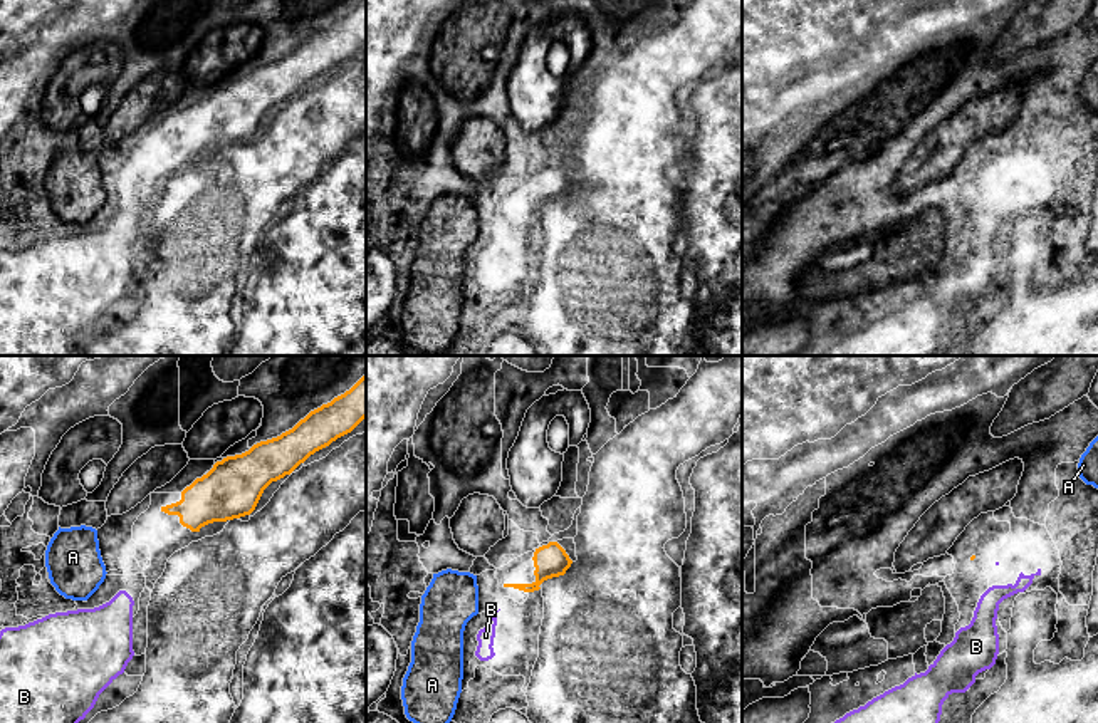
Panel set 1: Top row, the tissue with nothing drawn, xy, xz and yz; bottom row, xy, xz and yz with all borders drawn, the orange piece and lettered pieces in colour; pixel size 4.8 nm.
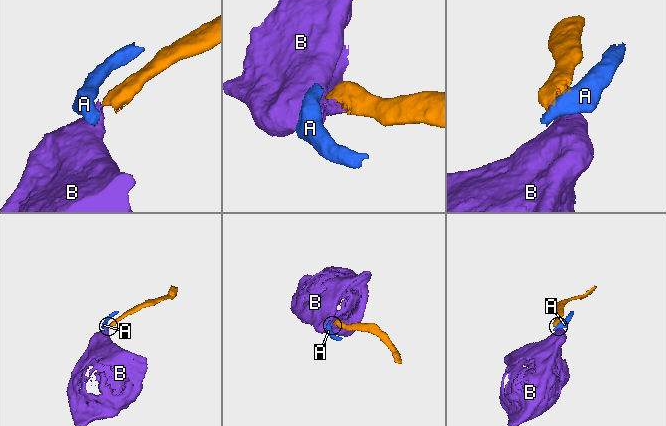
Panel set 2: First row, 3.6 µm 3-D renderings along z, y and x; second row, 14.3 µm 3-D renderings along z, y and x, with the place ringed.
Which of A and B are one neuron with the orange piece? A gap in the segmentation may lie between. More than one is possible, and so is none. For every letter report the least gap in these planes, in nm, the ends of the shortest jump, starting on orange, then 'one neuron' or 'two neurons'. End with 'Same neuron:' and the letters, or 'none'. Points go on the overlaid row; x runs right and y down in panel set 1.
A: gap 130 nm; span xz (504, 586), (477, 586); two neurons
B: gap 110 nm; span xz (504, 586), (499, 609); one neuron
Same neuron: B

